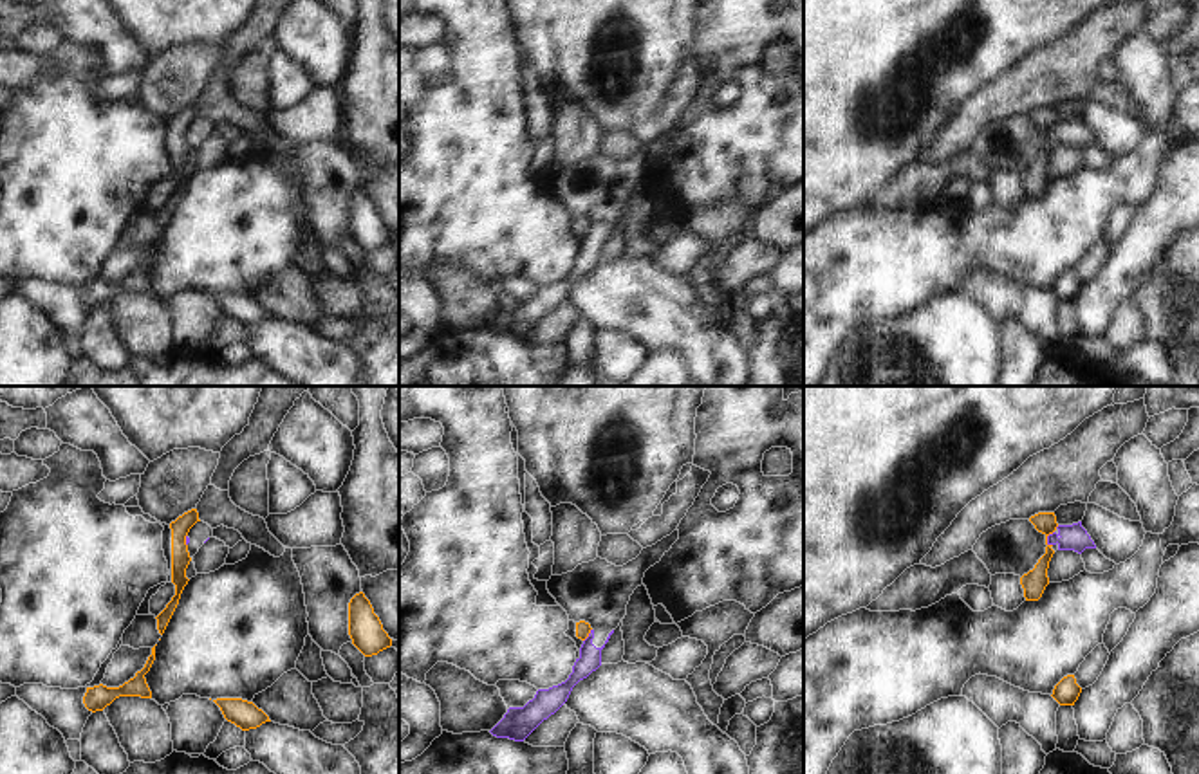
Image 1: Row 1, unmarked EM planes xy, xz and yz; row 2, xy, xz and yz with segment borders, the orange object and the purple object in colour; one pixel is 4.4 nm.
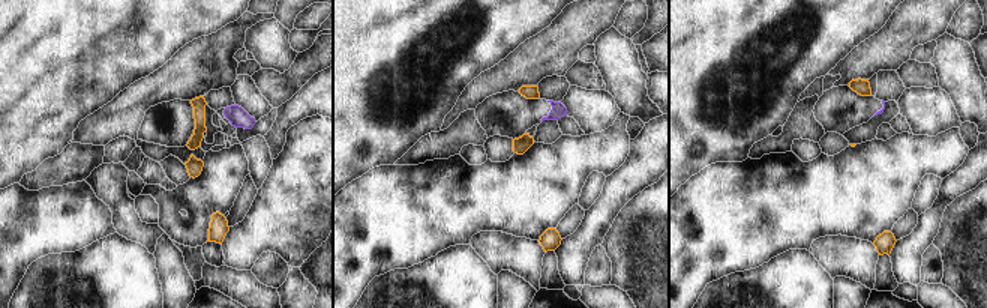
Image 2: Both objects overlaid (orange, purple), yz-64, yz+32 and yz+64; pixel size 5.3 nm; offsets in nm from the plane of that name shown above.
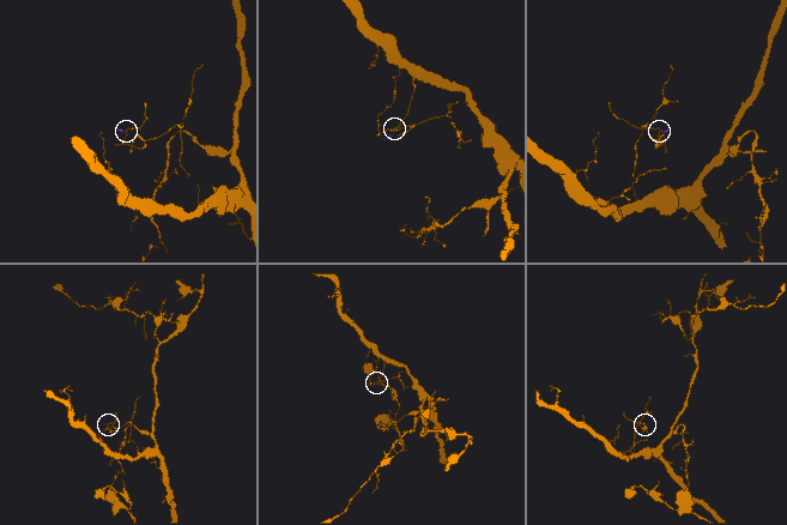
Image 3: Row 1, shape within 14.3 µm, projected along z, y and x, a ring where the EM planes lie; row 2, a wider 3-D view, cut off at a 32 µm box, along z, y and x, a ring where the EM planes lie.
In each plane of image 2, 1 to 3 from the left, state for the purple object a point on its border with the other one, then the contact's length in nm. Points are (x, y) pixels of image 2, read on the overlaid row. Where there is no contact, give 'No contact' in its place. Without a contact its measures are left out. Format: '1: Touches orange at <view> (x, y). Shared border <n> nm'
1: No contact
2: No contact
3: No contact

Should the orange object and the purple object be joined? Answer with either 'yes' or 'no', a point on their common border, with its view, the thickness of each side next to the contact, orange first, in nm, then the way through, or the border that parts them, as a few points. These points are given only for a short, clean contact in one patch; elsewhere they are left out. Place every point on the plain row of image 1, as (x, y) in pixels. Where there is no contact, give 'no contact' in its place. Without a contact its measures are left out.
no; meets orange in yz at (1046, 134); 110 nm thick on the orange side, 110 nm on the other; border along yz (1053, 127), (1048, 132), (1048, 141)

